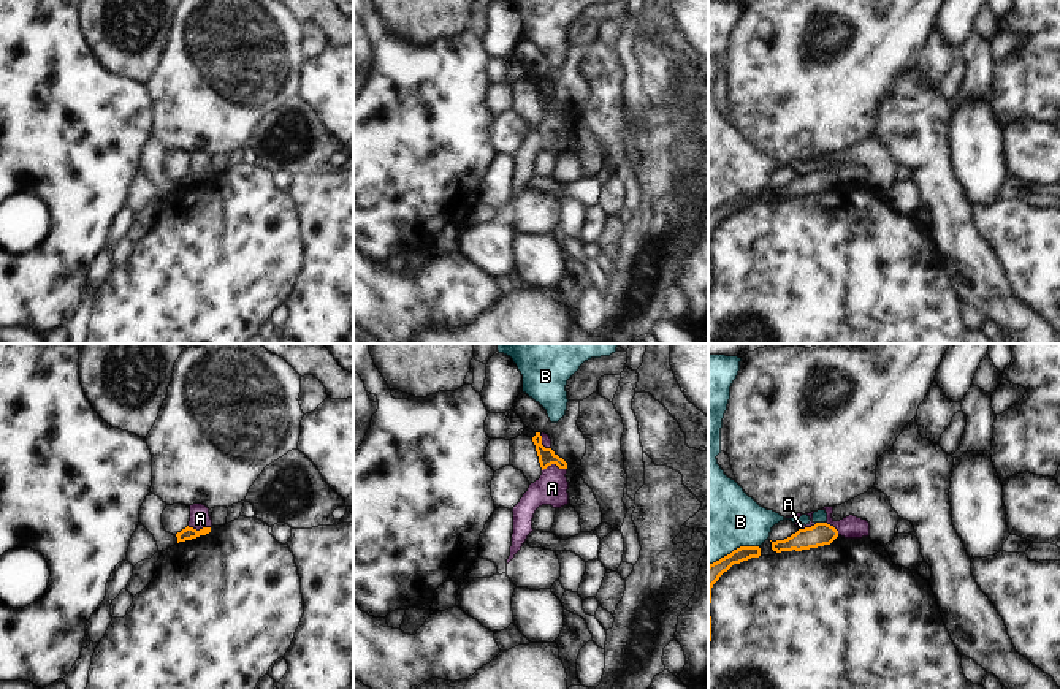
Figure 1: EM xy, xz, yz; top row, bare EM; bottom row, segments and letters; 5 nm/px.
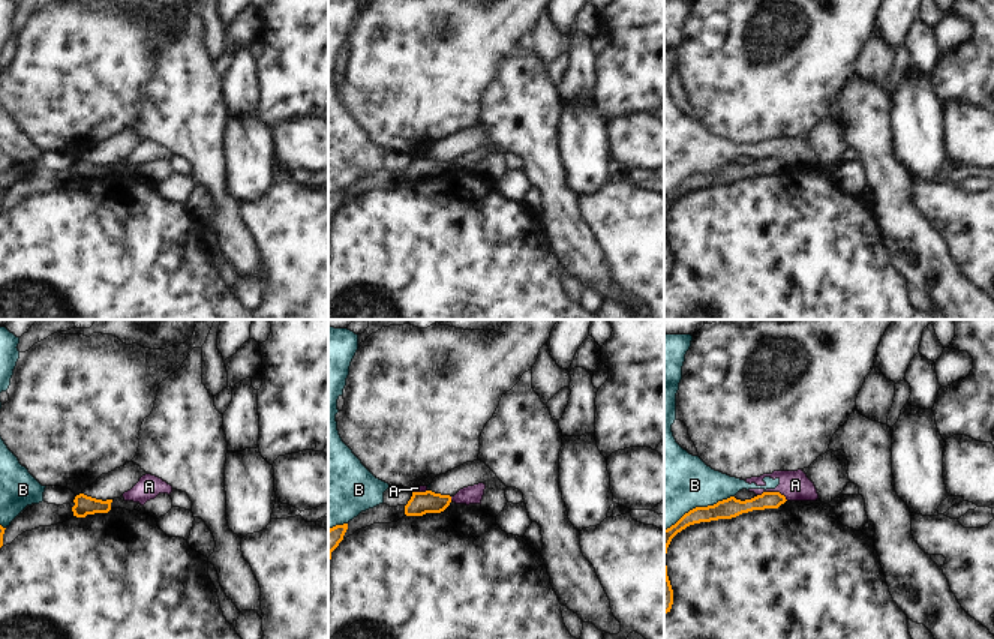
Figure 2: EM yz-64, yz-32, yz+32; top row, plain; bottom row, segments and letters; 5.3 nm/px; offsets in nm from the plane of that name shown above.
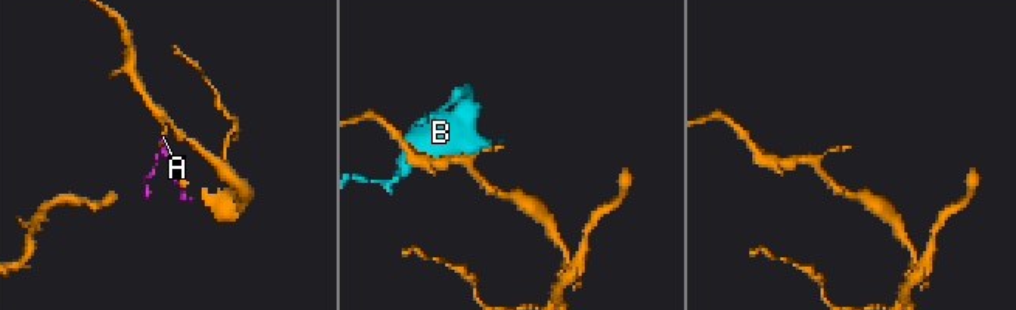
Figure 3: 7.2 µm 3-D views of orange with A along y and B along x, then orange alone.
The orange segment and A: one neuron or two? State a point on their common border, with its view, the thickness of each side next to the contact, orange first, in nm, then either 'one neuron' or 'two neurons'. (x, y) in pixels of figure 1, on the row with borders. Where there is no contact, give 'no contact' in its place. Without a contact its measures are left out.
xz (553, 463) | 90/160 nm | two neurons

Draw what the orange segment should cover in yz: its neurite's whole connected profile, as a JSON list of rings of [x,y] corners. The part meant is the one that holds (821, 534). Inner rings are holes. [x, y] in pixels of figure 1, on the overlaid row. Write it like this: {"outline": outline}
{"outline": [[[816,523],[811,527],[799,529],[795,534],[784,540],[772,542],[772,550],[781,551],[802,551],[830,545],[838,537],[838,531],[827,523]]]}

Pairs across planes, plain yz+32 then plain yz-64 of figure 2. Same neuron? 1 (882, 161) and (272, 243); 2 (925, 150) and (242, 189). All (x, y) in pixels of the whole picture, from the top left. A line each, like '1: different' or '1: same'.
1: different
2: same

